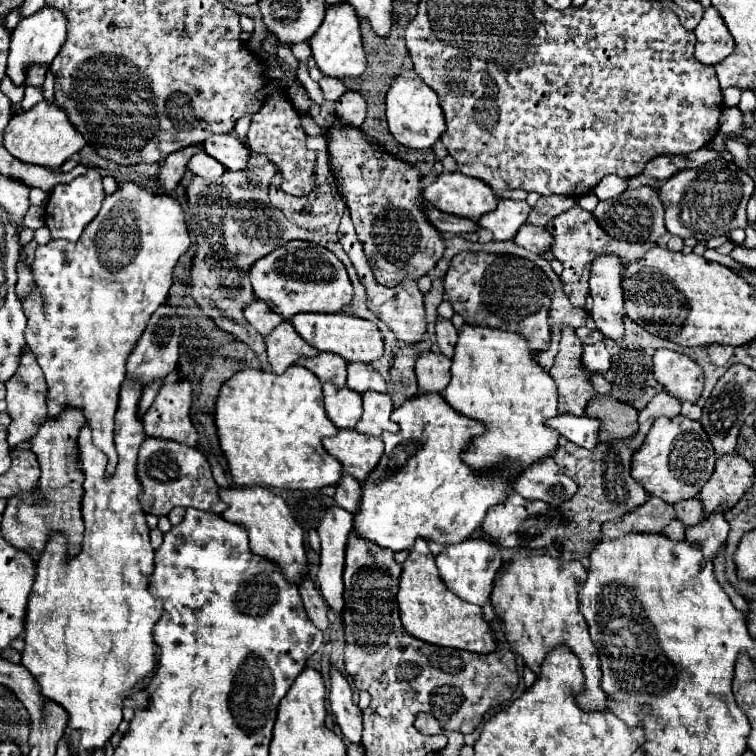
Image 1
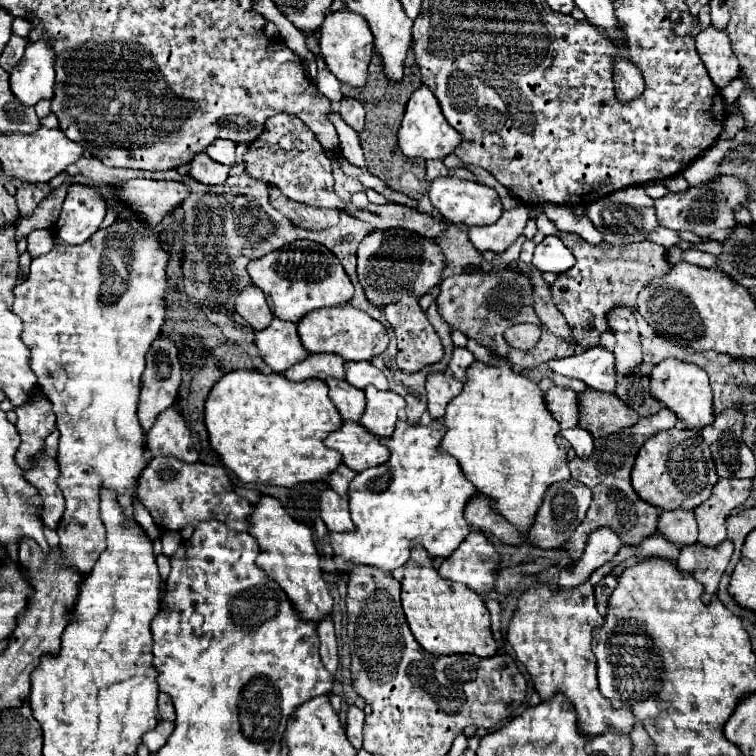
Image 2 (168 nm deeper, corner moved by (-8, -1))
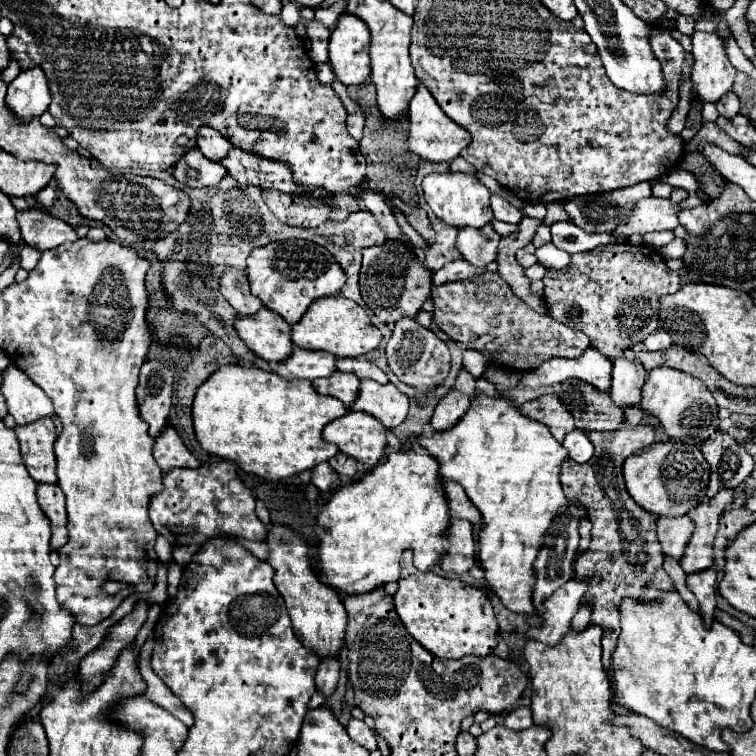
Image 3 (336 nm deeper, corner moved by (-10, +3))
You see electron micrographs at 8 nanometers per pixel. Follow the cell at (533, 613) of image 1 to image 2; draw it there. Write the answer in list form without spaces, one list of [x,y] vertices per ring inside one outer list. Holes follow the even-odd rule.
[[[586,582],[572,590],[552,590],[546,584],[530,588],[520,596],[518,610],[508,626],[508,642],[512,644],[518,660],[526,666],[542,702],[562,692],[576,710],[580,736],[600,736],[608,730],[628,734],[634,728],[634,714],[626,708],[614,710],[608,700],[604,700],[596,684],[592,632],[602,624],[604,618],[596,610],[594,588]]]

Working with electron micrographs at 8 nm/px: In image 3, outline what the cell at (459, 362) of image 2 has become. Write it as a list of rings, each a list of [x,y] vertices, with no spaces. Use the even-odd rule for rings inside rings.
[[[462,368],[460,374],[458,374],[458,378],[456,378],[454,388],[458,388],[460,392],[464,392],[468,396],[474,396],[474,392],[476,392],[476,378],[466,368]]]

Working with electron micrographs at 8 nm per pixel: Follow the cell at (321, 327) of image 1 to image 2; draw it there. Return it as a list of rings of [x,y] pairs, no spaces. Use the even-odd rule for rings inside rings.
[[[350,304],[308,312],[298,324],[298,336],[308,352],[332,352],[344,360],[372,360],[388,348],[386,328]]]

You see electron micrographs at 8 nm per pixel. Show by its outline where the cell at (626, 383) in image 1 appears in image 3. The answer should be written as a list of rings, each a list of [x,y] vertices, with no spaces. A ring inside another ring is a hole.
[[[640,406],[626,408],[624,414],[626,414],[626,424],[630,424],[630,426],[636,426],[636,424],[652,424],[652,426],[658,426],[658,422],[654,420],[654,416],[646,416],[646,412],[642,412]]]

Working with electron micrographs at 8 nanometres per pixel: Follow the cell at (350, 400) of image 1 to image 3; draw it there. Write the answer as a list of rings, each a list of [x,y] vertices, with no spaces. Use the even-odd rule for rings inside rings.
[[[334,372],[328,378],[318,378],[312,382],[314,388],[320,394],[328,394],[338,398],[340,402],[344,402],[346,408],[350,408],[354,404],[354,398],[358,398],[358,386],[360,380],[354,374],[342,374],[342,372]]]

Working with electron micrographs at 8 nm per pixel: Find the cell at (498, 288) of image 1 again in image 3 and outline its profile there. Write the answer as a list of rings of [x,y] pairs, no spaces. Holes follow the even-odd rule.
[[[484,272],[476,280],[434,286],[432,300],[434,320],[452,340],[496,356],[498,364],[512,370],[534,370],[554,356],[578,358],[590,346],[590,338],[582,332],[556,322],[552,316],[542,316],[524,304],[498,272]]]

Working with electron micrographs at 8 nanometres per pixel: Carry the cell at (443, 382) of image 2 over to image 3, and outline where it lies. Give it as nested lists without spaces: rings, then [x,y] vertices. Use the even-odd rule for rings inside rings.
[[[456,388],[448,390],[448,394],[438,402],[436,410],[434,410],[434,416],[430,420],[432,428],[434,430],[446,430],[450,428],[452,424],[456,424],[462,414],[468,410],[470,406],[470,398],[462,392],[458,392]]]

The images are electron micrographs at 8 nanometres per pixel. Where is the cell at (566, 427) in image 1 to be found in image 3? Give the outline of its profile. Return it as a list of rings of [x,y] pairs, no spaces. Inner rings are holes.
[[[578,428],[566,434],[564,446],[570,450],[570,458],[574,462],[580,462],[580,464],[588,462],[592,458],[592,454],[594,454],[594,446],[590,444],[586,432],[584,430],[578,430]]]

